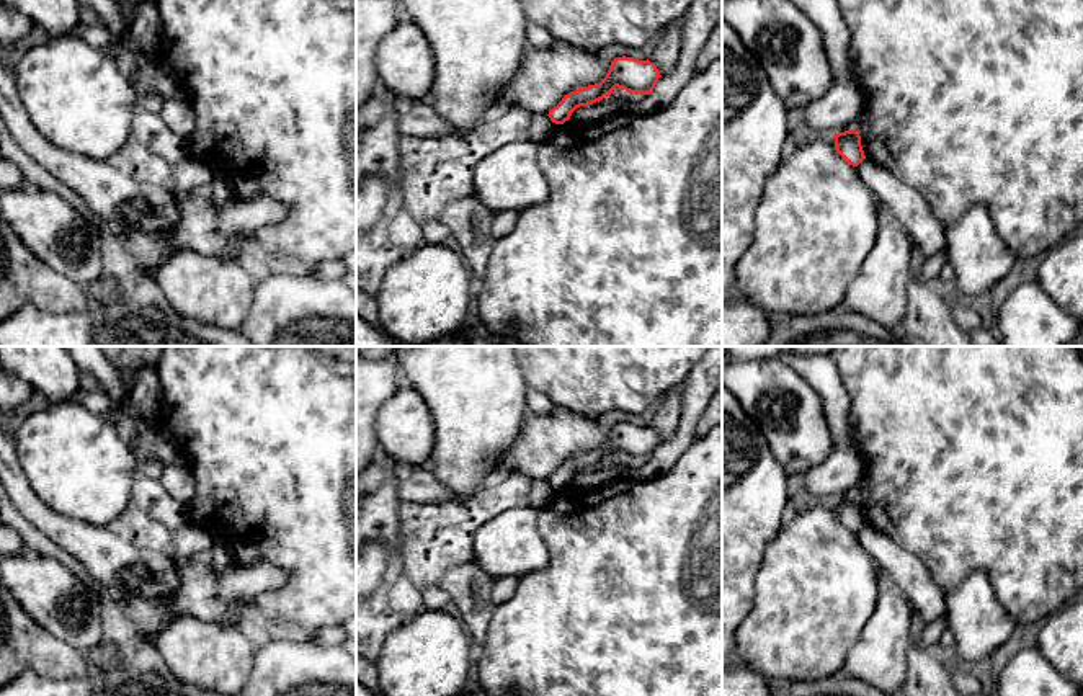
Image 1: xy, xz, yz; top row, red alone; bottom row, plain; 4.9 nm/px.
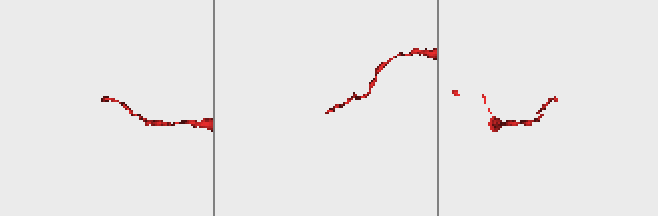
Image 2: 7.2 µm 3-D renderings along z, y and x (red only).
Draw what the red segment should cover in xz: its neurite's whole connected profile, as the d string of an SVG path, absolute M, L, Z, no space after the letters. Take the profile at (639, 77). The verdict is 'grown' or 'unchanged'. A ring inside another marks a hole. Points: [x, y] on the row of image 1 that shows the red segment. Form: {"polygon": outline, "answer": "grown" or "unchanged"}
{"polygon": "M616 57L599 83L570 91L547 116L552 123L564 124L577 108L609 96L616 87L634 95L652 95L660 77L660 70L648 59Z", "answer": "unchanged"}

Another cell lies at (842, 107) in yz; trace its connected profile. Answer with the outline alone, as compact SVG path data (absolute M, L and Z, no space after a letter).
M835 80L823 96L804 108L804 121L815 136L856 129L864 113L864 101L864 91L853 80Z

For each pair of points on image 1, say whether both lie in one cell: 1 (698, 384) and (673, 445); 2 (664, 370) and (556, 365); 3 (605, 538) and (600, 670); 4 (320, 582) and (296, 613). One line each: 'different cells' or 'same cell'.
1: same cell
2: same cell
3: same cell
4: same cell

